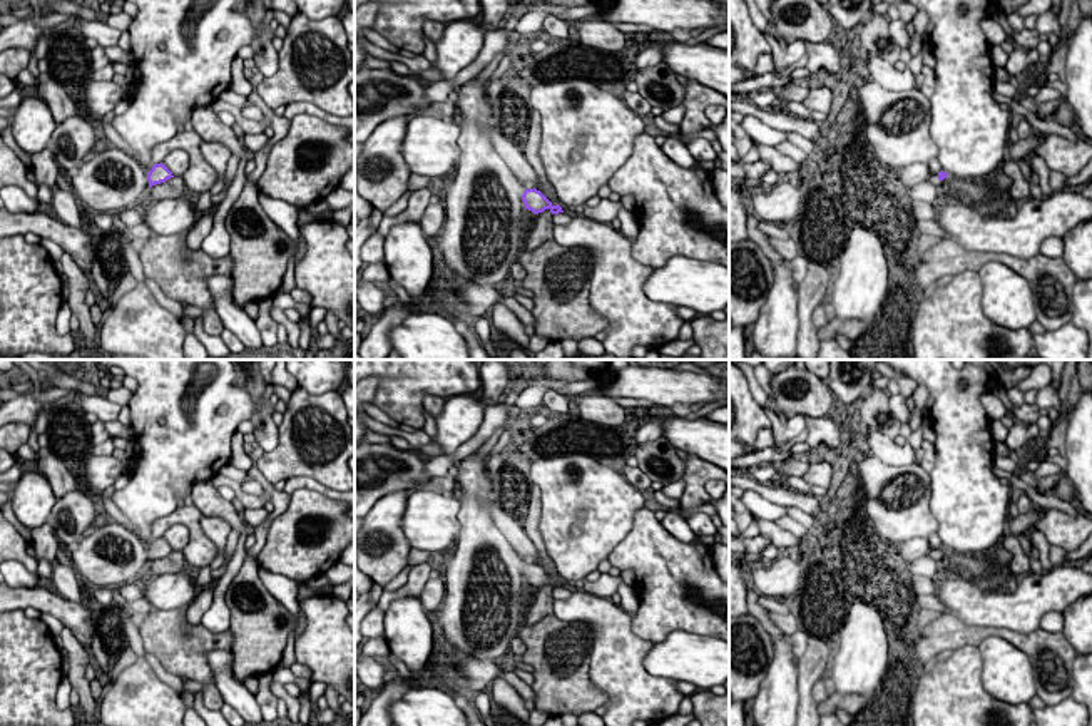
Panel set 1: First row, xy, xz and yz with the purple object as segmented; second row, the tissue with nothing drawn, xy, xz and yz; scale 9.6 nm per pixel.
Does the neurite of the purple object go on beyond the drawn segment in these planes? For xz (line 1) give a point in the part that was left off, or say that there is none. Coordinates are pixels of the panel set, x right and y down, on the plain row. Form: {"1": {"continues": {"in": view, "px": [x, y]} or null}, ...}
{"1": {"continues": {"in": "xz", "px": [480, 614]}}}

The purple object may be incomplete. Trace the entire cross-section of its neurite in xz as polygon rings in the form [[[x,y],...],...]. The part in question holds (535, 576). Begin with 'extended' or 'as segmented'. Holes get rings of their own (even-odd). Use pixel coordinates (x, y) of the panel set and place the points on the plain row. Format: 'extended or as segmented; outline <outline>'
extended; outline [[[477,452],[457,463],[462,498],[458,510],[460,532],[452,564],[445,570],[445,599],[435,612],[438,632],[457,649],[482,661],[502,661],[510,656],[510,642],[523,624],[520,612],[523,585],[533,589],[549,584],[552,589],[564,587],[540,565],[525,564],[502,535],[488,510],[493,482],[487,472],[485,457]]]

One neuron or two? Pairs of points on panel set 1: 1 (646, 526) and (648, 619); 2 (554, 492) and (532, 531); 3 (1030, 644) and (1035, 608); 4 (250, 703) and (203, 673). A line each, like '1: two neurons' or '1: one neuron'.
1: one neuron
2: two neurons
3: two neurons
4: two neurons

